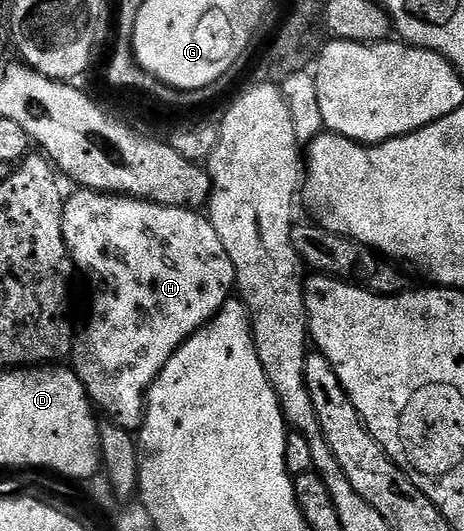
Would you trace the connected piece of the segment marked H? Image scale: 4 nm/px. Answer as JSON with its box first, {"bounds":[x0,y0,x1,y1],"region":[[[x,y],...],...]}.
{"bounds":[63,189,235,433],"region":[[[75,189],[66,196],[63,204],[63,236],[67,252],[75,263],[75,270],[87,282],[87,291],[91,300],[87,303],[87,320],[82,320],[78,328],[75,343],[69,356],[70,366],[76,377],[82,381],[87,390],[87,397],[100,412],[107,414],[110,422],[116,423],[121,429],[135,433],[143,425],[143,413],[147,405],[147,390],[153,381],[165,369],[169,357],[177,353],[177,349],[190,335],[202,329],[215,314],[232,298],[235,291],[235,266],[229,261],[229,253],[225,253],[225,245],[221,245],[221,237],[217,237],[217,229],[213,229],[210,218],[195,209],[185,207],[166,207],[160,203],[151,203],[147,199],[133,199],[130,195],[108,195],[106,191],[89,191]]]}

